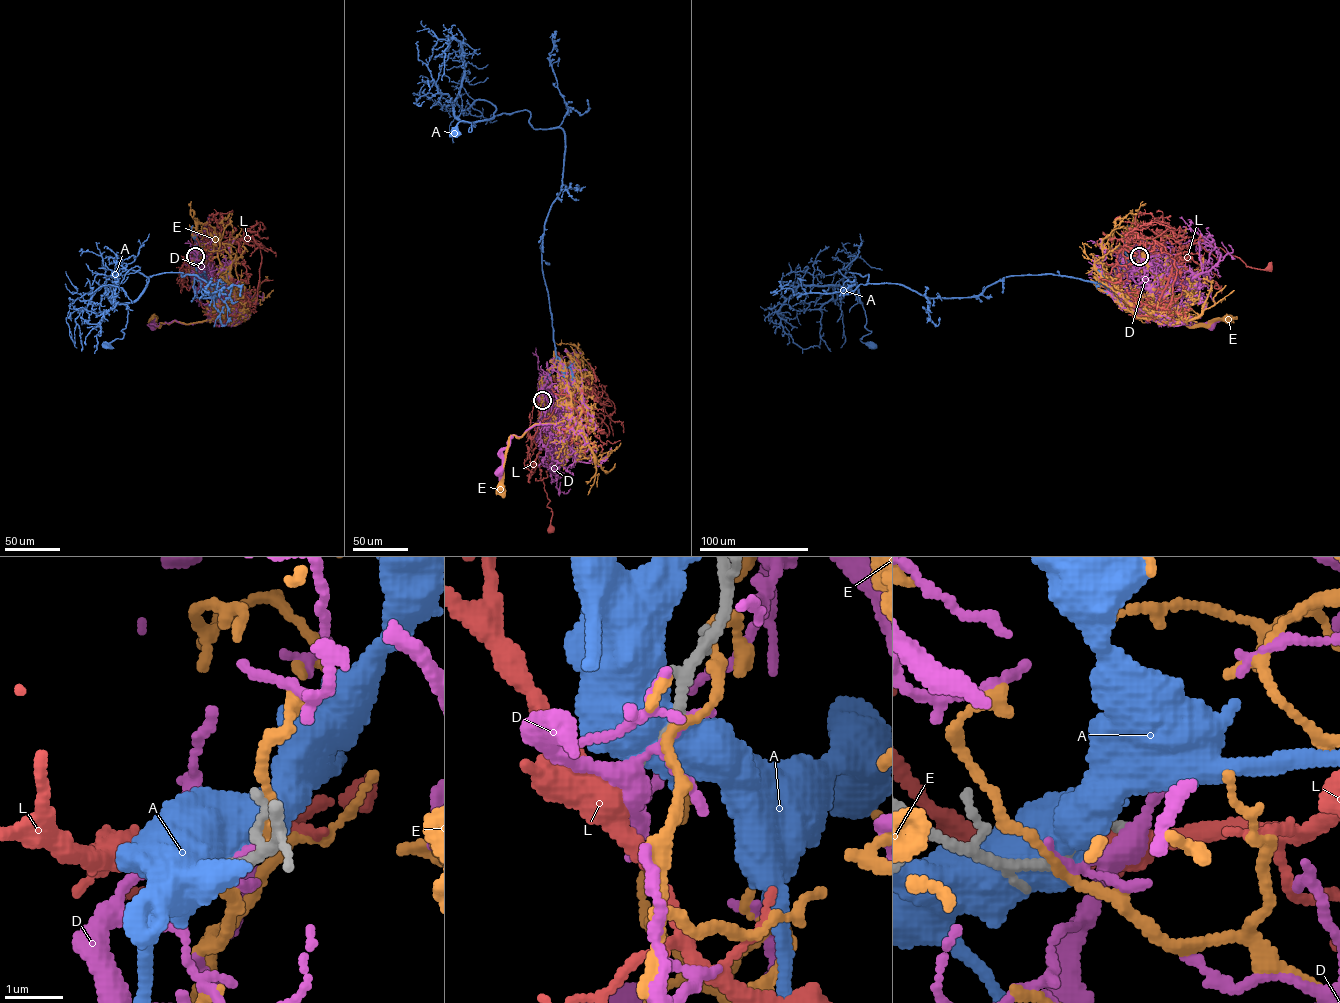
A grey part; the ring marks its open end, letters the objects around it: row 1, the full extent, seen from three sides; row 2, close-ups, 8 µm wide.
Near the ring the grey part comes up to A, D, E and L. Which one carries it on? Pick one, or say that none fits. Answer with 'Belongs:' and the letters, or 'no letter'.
Belongs: L

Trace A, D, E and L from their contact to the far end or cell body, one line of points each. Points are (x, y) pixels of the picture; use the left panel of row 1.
A: (196, 256), (208, 283), (195, 275), (194, 294), (214, 296), (217, 283), (196, 275), (149, 276), (108, 346)
D: (195, 256), (204, 278), (215, 291), (217, 309), (201, 322), (174, 320), (153, 326)
E: (196, 256), (217, 294), (219, 309), (215, 317), (188, 323), (162, 323), (158, 327), (153, 319)
L: (195, 256), (209, 242), (207, 232), (191, 235), (196, 254), (202, 258), (199, 266), (203, 269)

